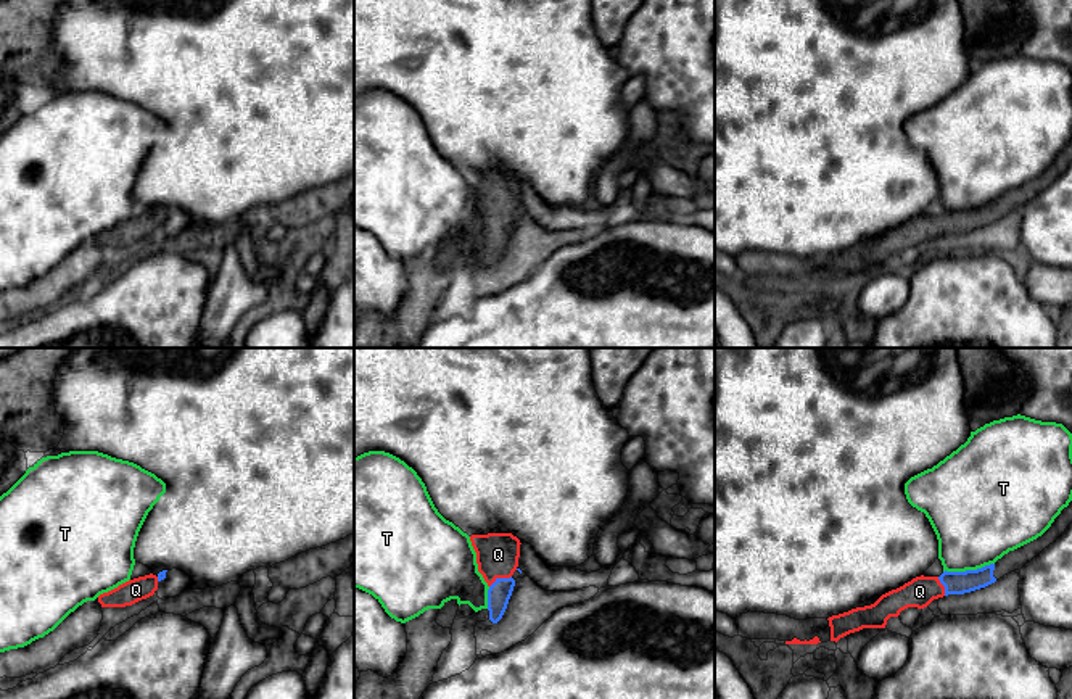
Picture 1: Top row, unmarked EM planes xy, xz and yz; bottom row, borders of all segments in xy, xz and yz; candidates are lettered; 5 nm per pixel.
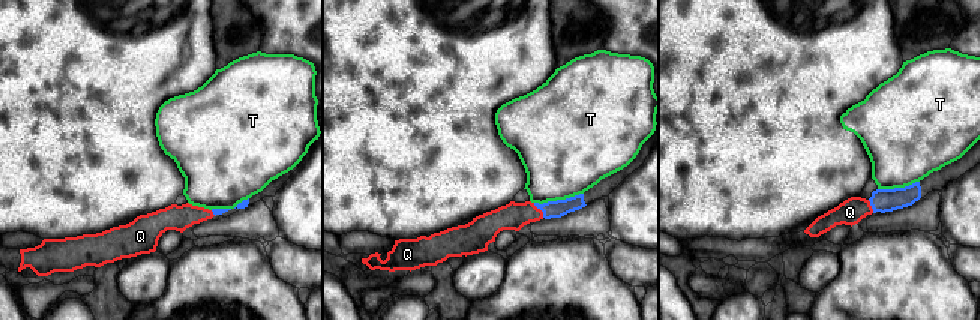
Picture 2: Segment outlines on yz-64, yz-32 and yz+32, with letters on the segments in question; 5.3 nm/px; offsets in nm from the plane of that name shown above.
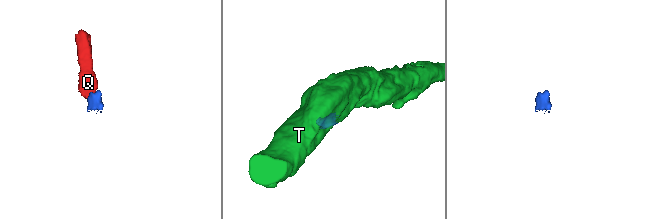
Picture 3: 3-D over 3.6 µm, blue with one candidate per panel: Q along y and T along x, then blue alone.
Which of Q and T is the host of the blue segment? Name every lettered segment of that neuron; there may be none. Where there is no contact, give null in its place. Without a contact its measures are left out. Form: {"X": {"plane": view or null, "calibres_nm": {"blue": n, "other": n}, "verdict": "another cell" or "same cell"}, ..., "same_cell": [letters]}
{"Q": {"plane": "xz", "calibres_nm": {"blue": 120, "other": 220}, "verdict": "same cell"}, "T": {"plane": "yz", "calibres_nm": {"blue": 110, "other": 420}, "verdict": "another cell"}, "same_cell": ["Q"]}

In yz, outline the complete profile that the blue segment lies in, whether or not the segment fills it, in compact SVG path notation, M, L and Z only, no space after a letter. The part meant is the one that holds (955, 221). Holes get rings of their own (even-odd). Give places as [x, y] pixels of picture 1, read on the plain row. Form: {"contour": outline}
{"contour": "M1072 140L1054 158L1051 166L1037 179L1009 190L995 203L977 209L943 211L940 216L916 216L903 225L882 234L874 243L856 246L829 256L831 280L860 271L863 267L885 267L890 256L898 256L908 246L924 248L934 238L948 234L964 234L985 227L1004 214L1020 209L1045 187L1053 184L1072 163Z"}

